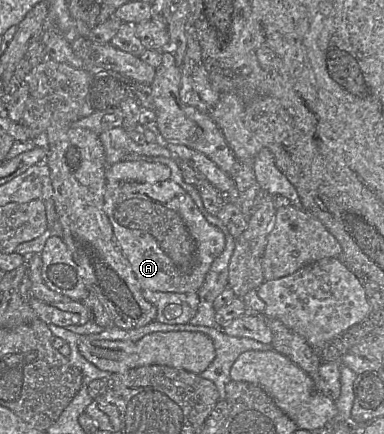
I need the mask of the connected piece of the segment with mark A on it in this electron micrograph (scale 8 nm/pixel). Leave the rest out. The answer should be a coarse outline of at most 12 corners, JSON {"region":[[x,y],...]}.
{"region":[[47,58],[44,136],[62,239],[114,327],[143,290],[198,293],[225,235],[171,180],[106,184],[93,74]]}

